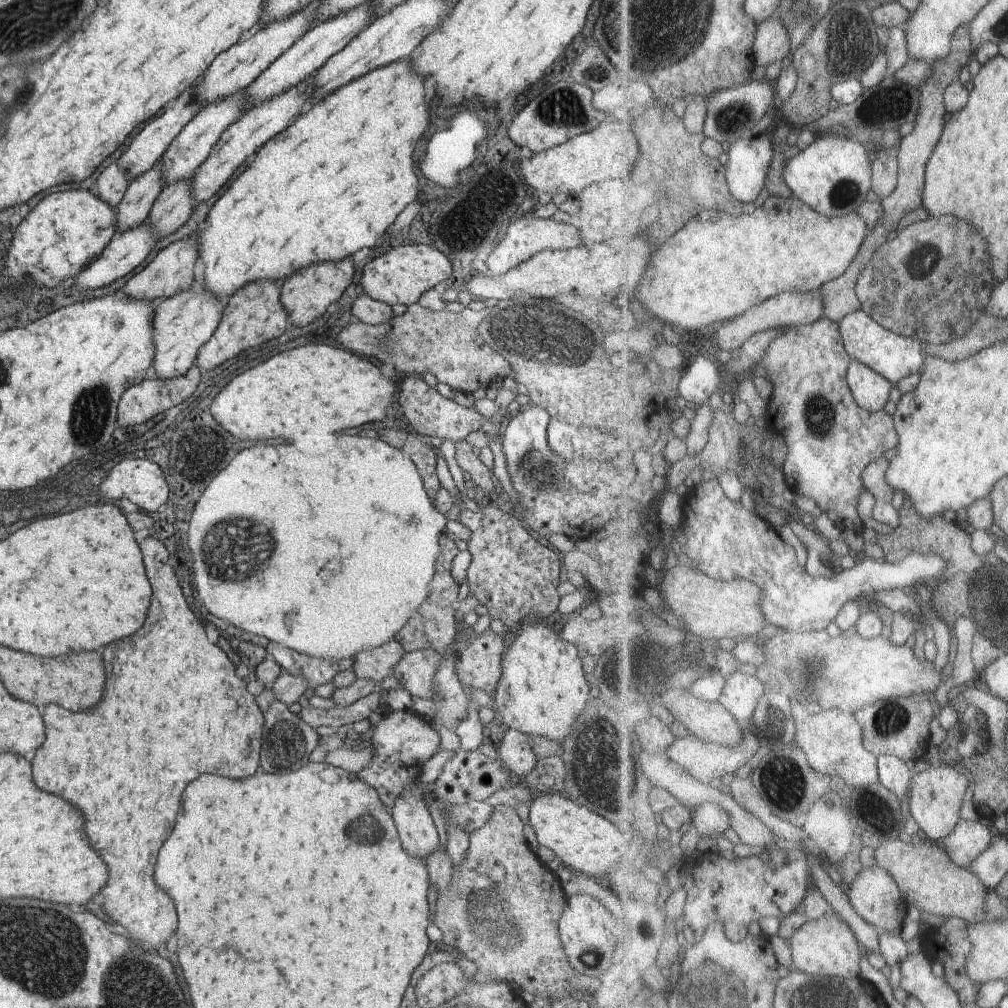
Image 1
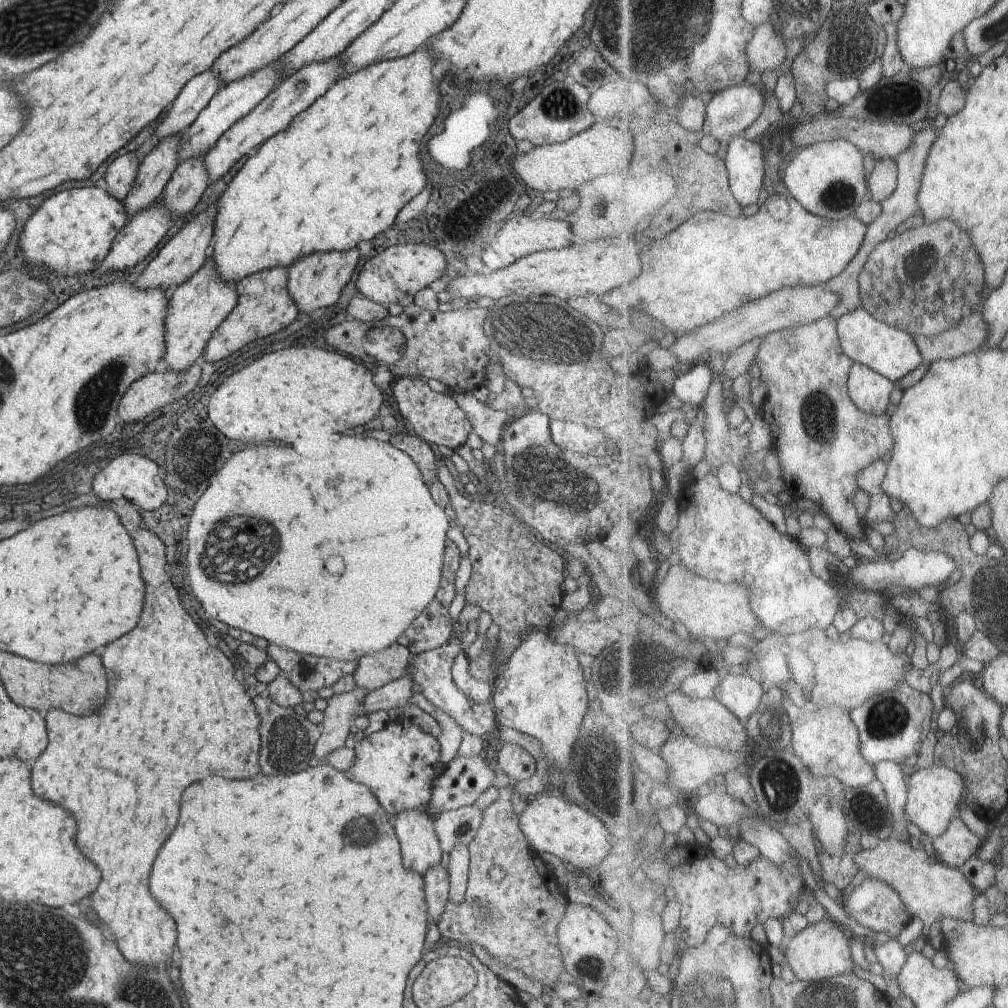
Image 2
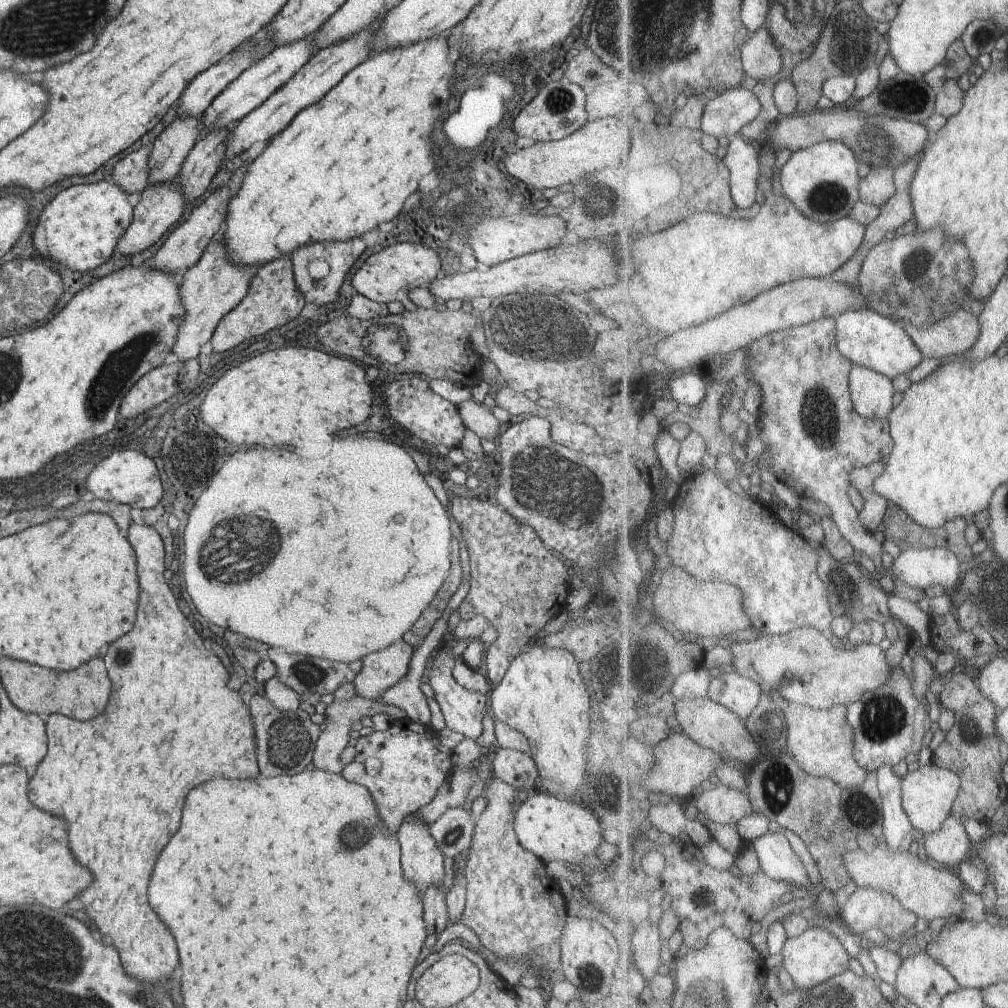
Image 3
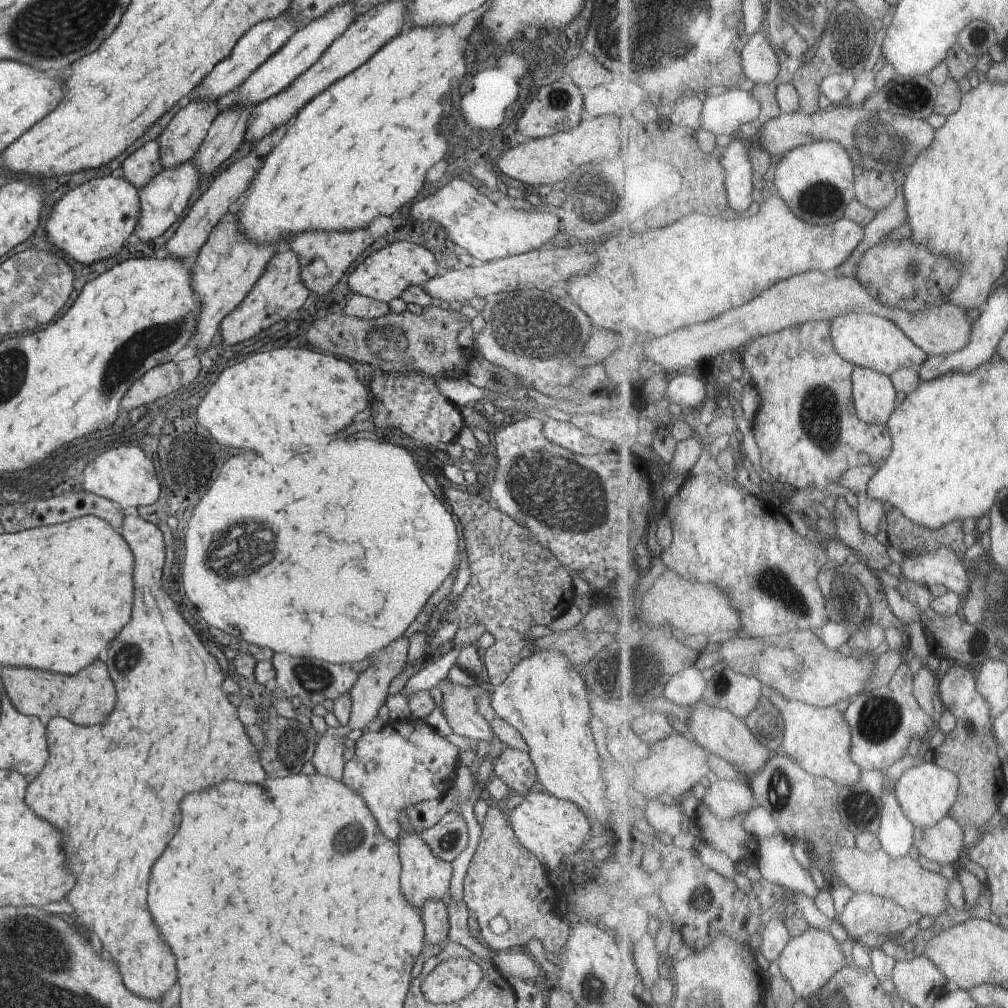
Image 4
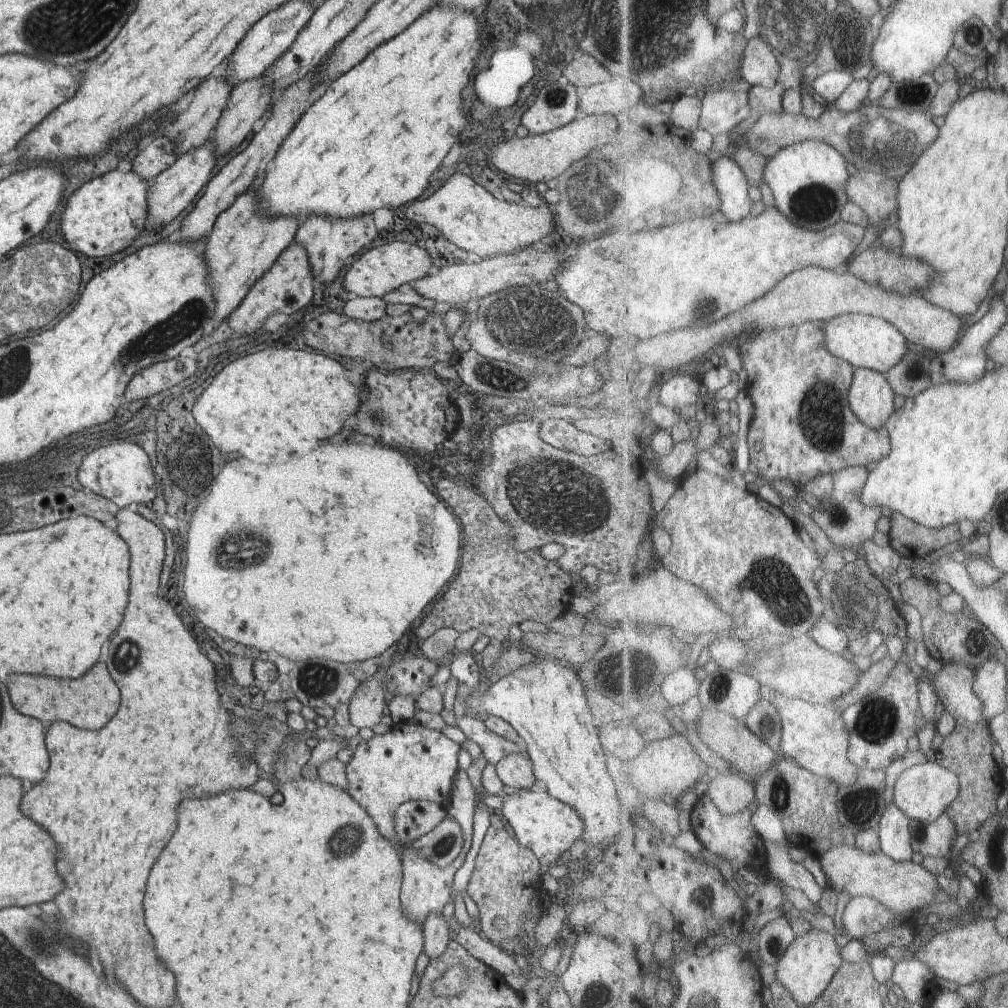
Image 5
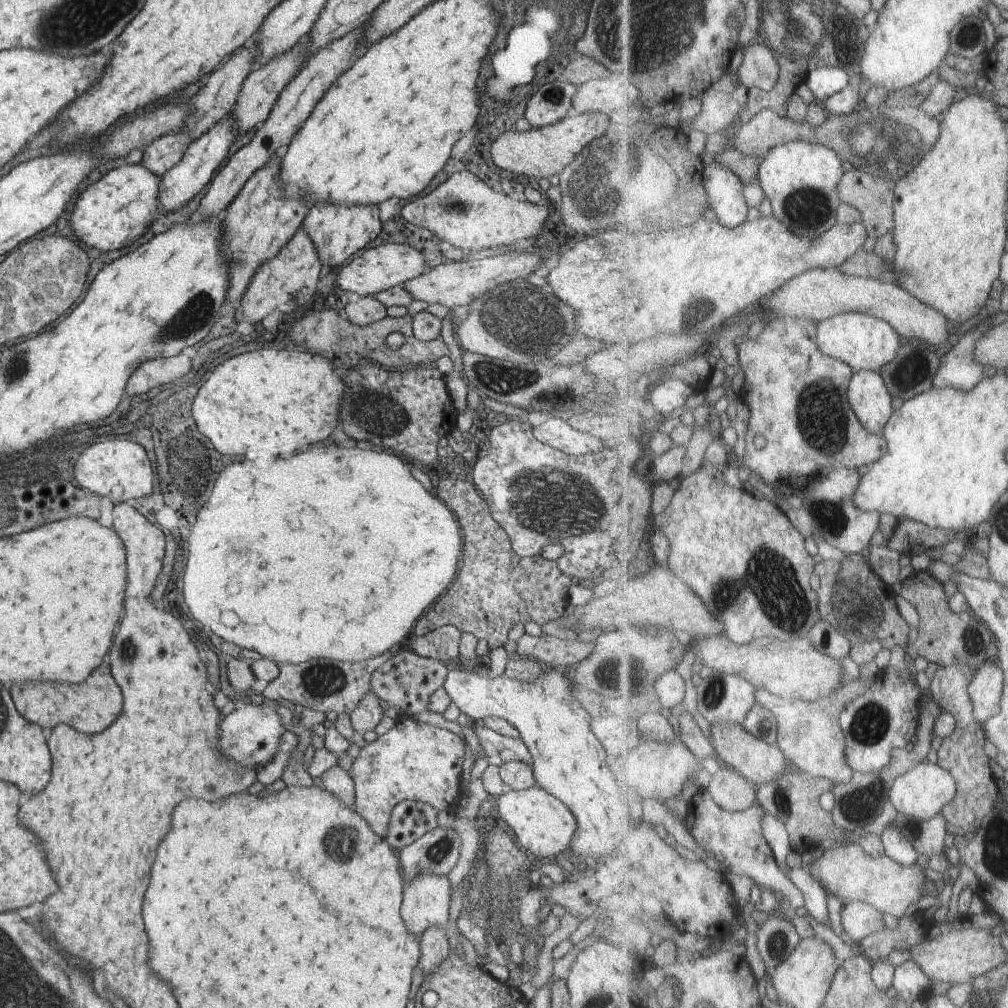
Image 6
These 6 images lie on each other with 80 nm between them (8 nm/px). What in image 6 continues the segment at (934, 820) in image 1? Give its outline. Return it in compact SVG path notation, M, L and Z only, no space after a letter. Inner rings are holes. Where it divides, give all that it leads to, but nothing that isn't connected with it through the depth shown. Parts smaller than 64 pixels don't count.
M938 762L919 763L905 774L895 779L890 790L891 804L898 813L909 815L910 817L922 818L928 821L939 816L943 808L957 798L957 779L955 775Z

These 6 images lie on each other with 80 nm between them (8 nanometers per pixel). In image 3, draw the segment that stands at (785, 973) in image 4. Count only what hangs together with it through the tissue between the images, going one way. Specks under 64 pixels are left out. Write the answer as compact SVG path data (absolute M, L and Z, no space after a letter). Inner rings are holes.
M813 924L803 934L790 938L784 948L783 957L782 966L790 974L793 983L802 989L812 989L834 976L849 971L849 966L851 966L849 964L851 955L847 947L825 925Z

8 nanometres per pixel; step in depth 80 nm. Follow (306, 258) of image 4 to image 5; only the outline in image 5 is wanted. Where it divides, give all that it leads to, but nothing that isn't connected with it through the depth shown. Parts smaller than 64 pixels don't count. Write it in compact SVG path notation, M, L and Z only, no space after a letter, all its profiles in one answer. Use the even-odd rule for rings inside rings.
M311 215L300 222L293 240L305 249L312 280L325 283L331 282L339 274L347 258L355 257L377 235L371 215L360 215L352 219L328 219L321 215Z

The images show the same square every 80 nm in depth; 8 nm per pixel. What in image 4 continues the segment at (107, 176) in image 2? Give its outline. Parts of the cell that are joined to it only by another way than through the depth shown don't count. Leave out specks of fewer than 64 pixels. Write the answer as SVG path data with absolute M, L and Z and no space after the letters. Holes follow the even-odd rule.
M153 140L143 143L133 153L124 158L116 173L139 190L160 171L158 146Z

